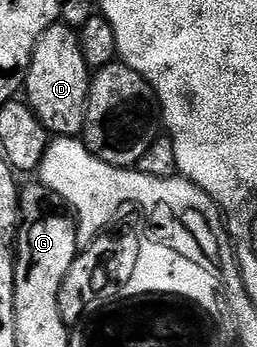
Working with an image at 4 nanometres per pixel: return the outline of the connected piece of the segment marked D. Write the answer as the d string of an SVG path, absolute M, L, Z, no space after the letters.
M64 23L49 26L37 39L33 59L27 68L25 100L48 134L55 137L78 138L87 118L87 96L93 73L82 54L79 36L74 28Z

